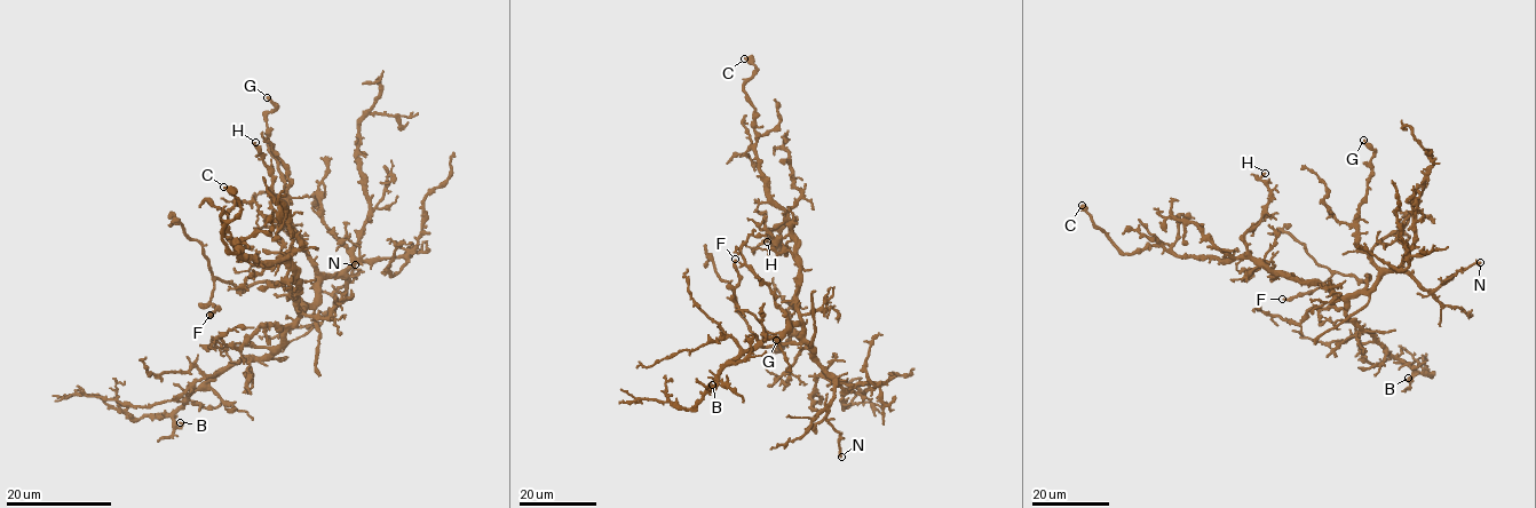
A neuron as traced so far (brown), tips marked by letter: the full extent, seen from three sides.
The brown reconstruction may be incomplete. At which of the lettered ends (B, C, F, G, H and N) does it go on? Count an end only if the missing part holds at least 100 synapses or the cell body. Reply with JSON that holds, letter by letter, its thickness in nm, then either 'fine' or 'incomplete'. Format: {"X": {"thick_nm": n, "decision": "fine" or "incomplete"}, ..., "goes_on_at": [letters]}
{"B": {"thick_nm": 110, "decision": "fine"}, "C": {"thick_nm": 280, "decision": "fine"}, "F": {"thick_nm": 200, "decision": "fine"}, "G": {"thick_nm": 190, "decision": "fine"}, "H": {"thick_nm": 130, "decision": "fine"}, "N": {"thick_nm": 160, "decision": "fine"}, "goes_on_at": []}

